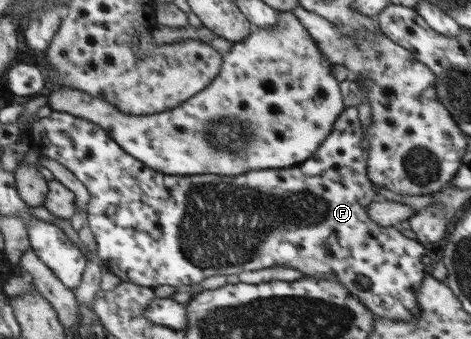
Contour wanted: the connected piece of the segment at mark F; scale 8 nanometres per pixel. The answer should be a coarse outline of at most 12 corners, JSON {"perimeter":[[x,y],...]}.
{"perimeter":[[357,106],[308,160],[158,174],[52,111],[121,281],[288,266],[409,322],[427,250],[366,214]]}

